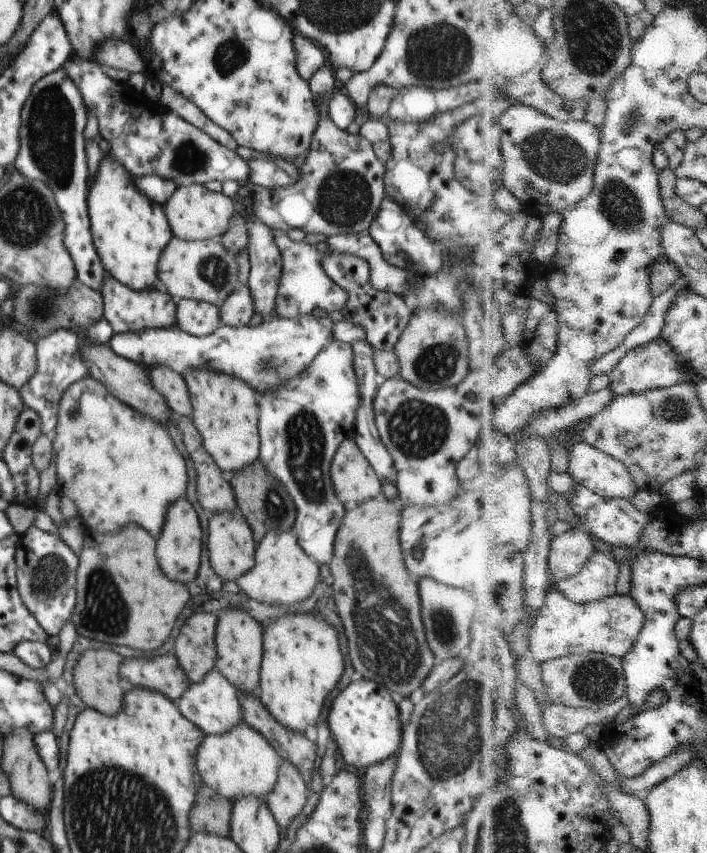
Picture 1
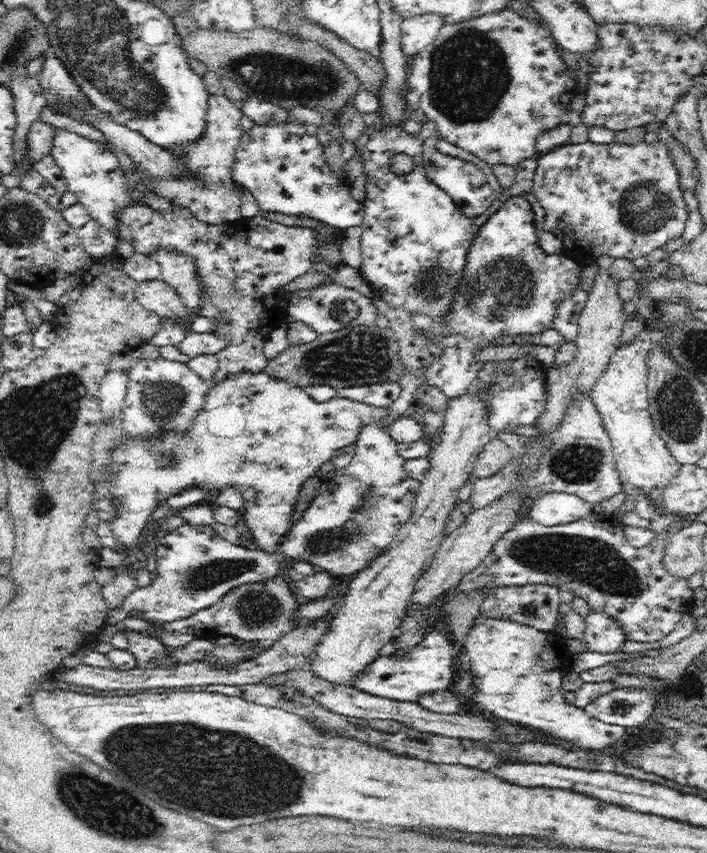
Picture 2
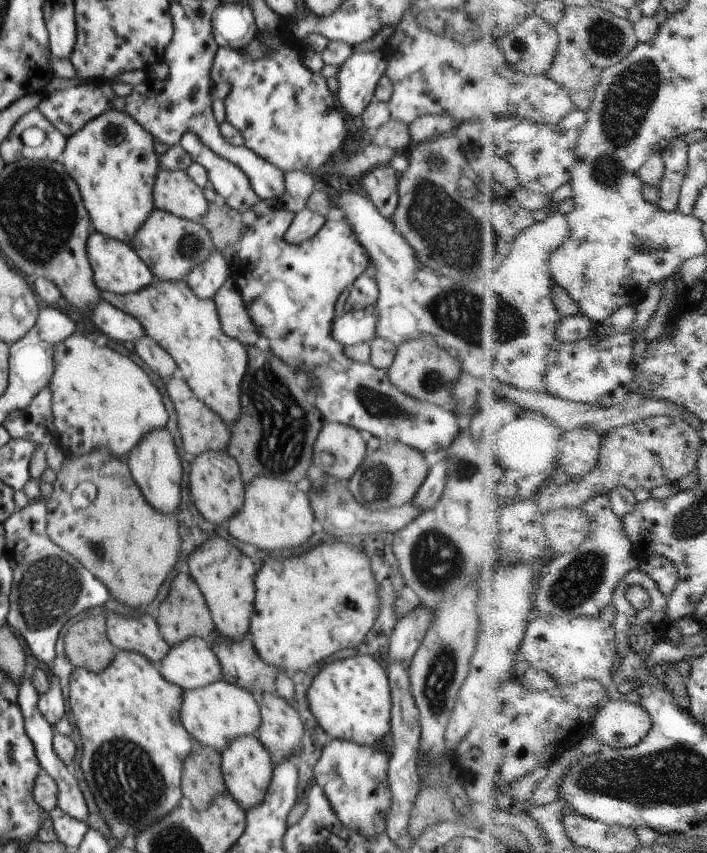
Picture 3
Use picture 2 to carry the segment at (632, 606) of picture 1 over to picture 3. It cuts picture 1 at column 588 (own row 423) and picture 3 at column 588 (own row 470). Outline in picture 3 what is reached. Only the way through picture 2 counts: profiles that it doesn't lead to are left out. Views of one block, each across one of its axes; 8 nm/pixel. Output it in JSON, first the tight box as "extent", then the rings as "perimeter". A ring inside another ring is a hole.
{"extent":[519,615,619,686],"perimeter":[[[535,615],[531,622],[519,661],[528,666],[550,672],[563,686],[576,685],[584,680],[600,680],[607,684],[619,656],[618,630],[613,622],[594,616]]]}

